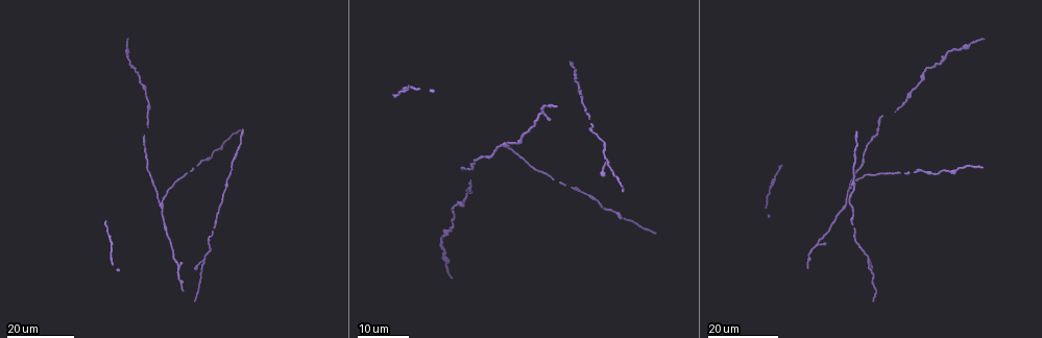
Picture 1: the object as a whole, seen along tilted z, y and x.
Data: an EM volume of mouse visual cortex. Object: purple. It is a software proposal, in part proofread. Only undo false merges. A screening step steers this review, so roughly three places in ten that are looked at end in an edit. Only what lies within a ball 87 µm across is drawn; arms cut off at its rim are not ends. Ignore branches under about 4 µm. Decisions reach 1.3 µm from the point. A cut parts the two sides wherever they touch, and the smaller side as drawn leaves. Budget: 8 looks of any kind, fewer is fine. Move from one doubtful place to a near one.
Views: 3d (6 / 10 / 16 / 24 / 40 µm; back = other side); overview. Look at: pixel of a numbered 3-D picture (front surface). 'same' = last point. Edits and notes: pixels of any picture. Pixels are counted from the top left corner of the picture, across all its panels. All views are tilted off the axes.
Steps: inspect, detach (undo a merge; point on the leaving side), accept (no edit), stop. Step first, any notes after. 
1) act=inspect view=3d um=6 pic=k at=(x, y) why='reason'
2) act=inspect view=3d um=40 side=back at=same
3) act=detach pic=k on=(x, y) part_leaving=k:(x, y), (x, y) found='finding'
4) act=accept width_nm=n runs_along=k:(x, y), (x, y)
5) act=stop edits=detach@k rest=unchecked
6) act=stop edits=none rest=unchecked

act=inspect view=3d um=24 pic=1 at=(161, 203) why='branch point'

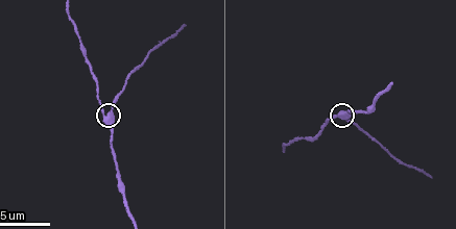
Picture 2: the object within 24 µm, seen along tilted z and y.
act=inspect view=3d um=6 pic=2 at=(111, 116) why='closer look'

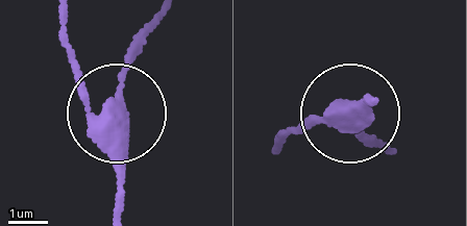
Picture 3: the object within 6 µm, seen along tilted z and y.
act=accept side_arm_um=51 runs_along=3:(60, 34), (88, 106), (106, 116), (137, 41) found='one cell here'

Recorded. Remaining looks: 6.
act=inspect view=3d um=6 pic=2 at=(390, 88)

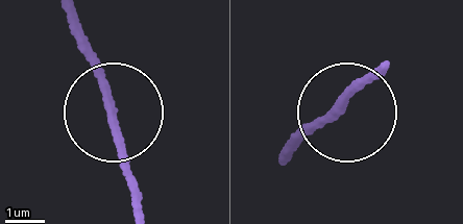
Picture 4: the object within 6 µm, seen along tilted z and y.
act=accept runs_along=4:(286, 155), (376, 70) found='continuous, no second cell'

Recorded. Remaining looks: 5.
act=inspect view=3d um=24 pic=1 at=(178, 268) why='three-way junction'

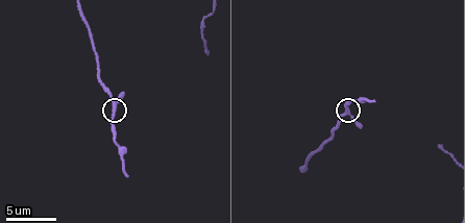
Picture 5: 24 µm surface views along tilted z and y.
act=inspect view=3d um=10 pic=5 at=(114, 105)

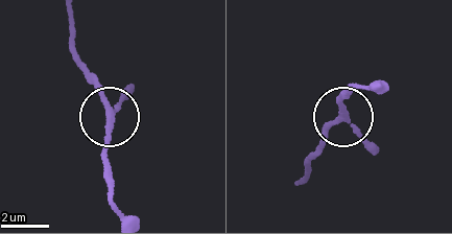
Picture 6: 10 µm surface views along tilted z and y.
act=inspect view=3d um=6 pic=6 at=(110, 114)

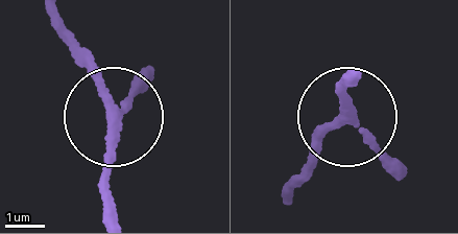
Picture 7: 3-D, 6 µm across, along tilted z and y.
act=accept arms=3 runs_along=7:(59, 24), (112, 114), (150, 77) found='continuous, no second cell'

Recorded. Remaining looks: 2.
act=stop edits=none rest=unchecked

